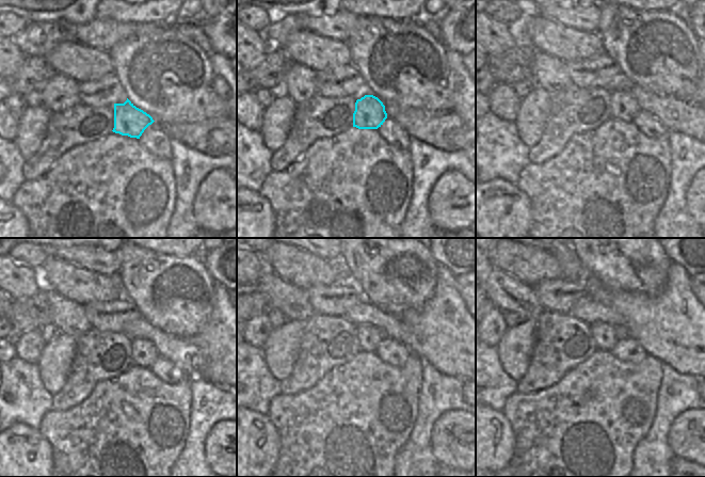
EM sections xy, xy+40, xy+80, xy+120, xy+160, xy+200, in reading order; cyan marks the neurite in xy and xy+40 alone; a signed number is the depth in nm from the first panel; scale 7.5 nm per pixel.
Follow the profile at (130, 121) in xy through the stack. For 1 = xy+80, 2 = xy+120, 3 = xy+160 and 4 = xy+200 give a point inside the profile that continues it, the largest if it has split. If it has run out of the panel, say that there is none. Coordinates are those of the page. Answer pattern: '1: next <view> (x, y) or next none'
1: next xy+80 (622, 106)
2: next xy+120 (138, 344)
3: next xy+160 (369, 336)
4: next xy+200 (604, 334)

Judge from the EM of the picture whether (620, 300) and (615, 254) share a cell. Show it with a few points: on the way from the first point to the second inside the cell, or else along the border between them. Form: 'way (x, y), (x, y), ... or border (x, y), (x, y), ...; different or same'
border (596, 279), (610, 290), (633, 290), (643, 293); different

